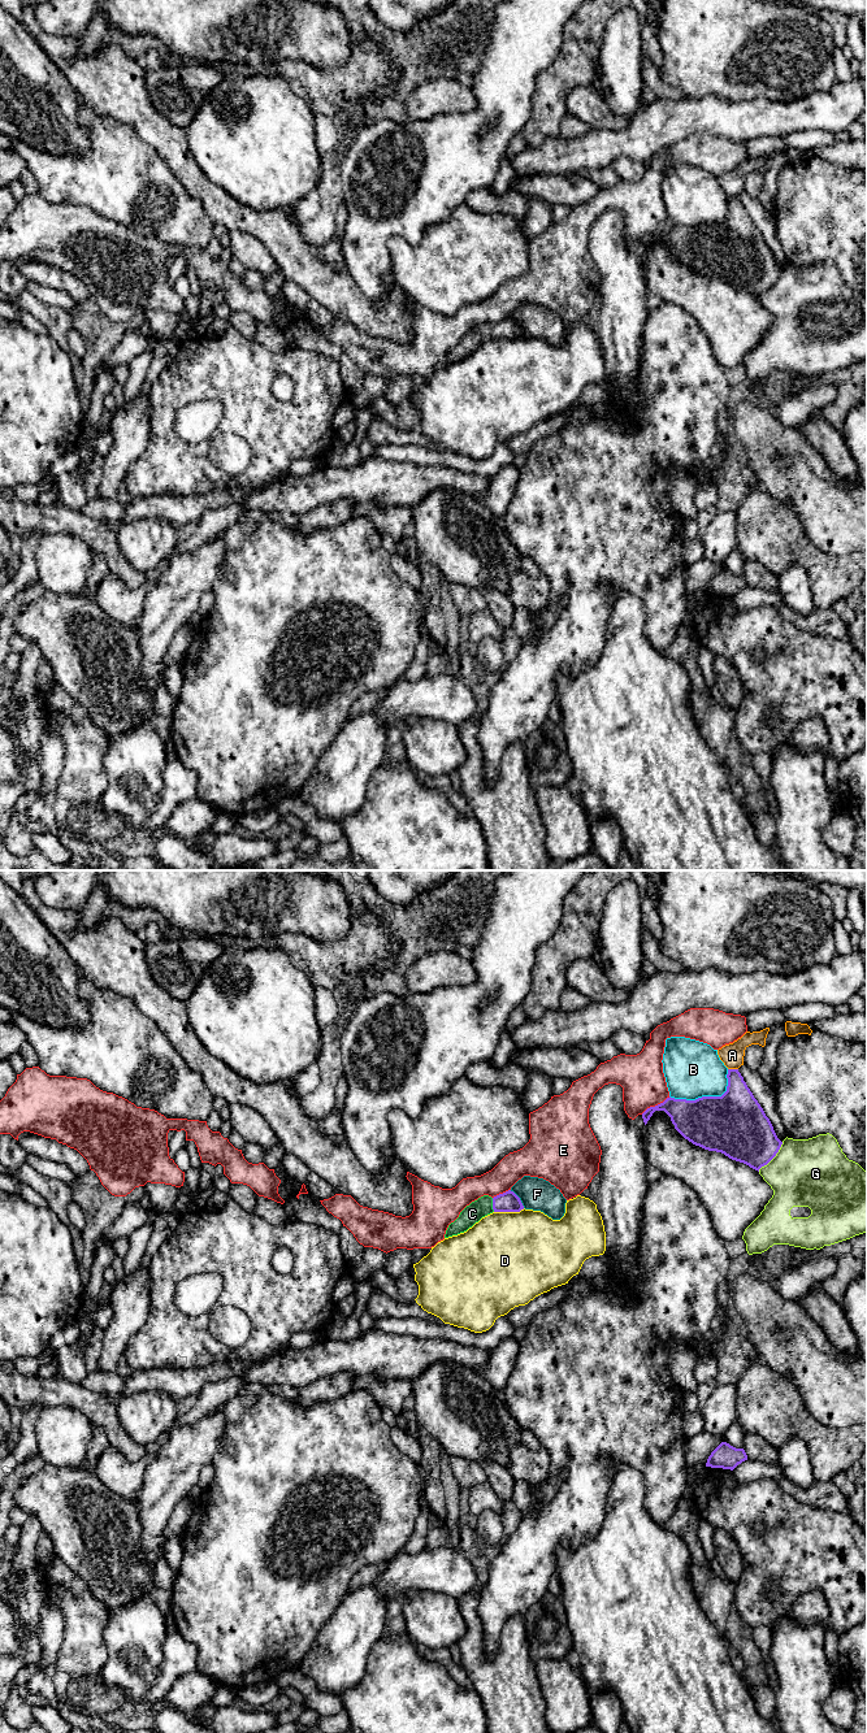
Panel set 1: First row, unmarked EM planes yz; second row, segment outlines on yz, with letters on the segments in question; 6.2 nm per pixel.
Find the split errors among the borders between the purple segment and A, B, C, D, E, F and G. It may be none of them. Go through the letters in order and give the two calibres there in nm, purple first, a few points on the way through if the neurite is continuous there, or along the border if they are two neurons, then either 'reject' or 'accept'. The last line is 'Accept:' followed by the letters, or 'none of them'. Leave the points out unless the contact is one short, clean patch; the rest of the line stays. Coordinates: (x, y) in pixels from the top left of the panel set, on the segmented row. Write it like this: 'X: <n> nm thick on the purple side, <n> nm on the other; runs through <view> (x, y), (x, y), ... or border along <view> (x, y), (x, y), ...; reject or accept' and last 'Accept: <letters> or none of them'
A: 260 nm thick on the purple side, 140 nm on the other; reject
B: 400 nm thick on the purple side, 360 nm on the other; reject
C: 130 nm thick on the purple side, 120 nm on the other; runs through yz (507, 1202), (493, 1204), (485, 1204), (472, 1214); accept
D: 130 nm thick on the purple side, 500 nm on the other; reject
E: 240 nm thick on the purple side, 280 nm on the other; reject
F: 130 nm thick on the purple side, 200 nm on the other; reject
G: 360 nm thick on the purple side, 420 nm on the other; reject
Accept: C

